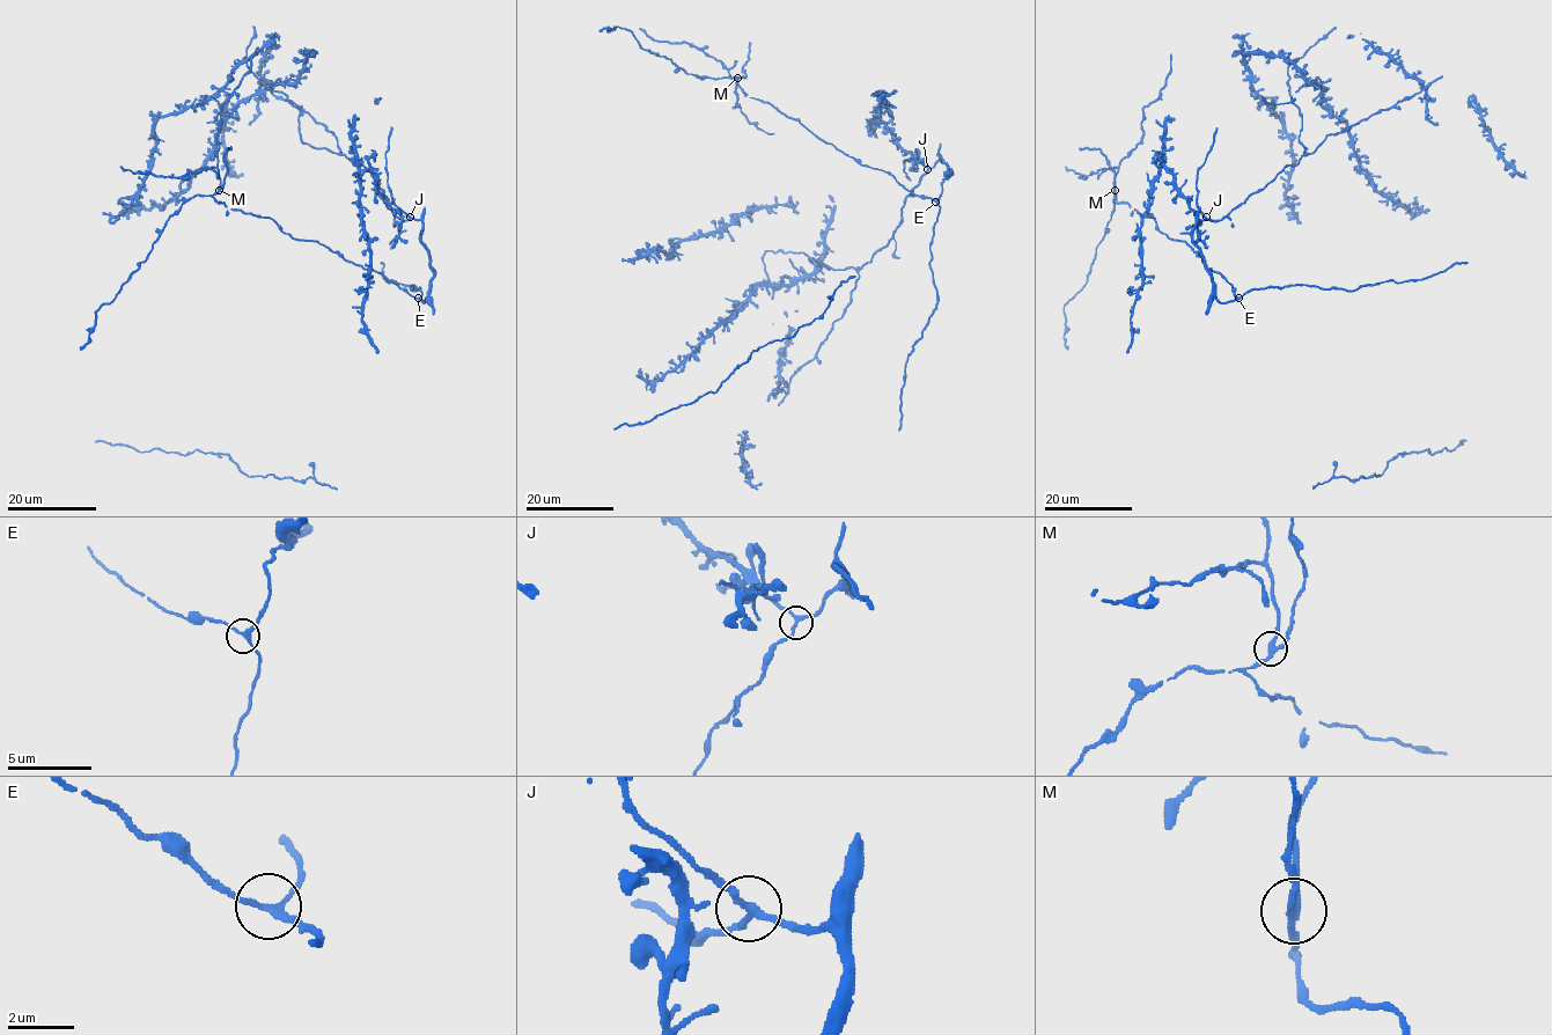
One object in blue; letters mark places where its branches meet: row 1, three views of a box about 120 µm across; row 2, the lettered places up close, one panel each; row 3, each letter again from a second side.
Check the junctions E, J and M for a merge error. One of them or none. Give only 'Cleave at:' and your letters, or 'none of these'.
Cleave at: M

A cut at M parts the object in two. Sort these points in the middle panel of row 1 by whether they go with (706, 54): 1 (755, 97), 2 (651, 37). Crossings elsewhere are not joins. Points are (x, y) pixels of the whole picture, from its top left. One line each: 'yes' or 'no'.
1: no
2: yes

